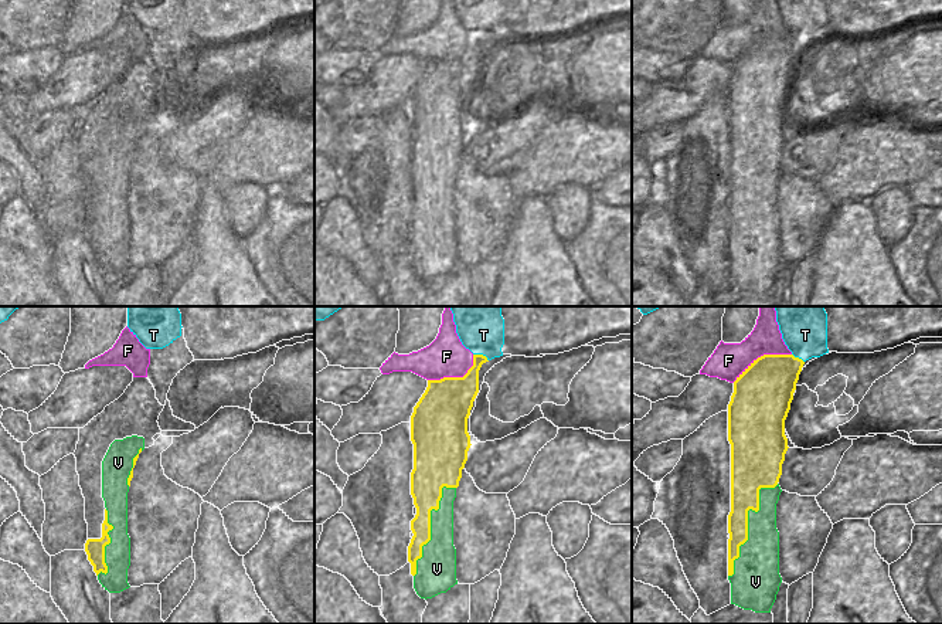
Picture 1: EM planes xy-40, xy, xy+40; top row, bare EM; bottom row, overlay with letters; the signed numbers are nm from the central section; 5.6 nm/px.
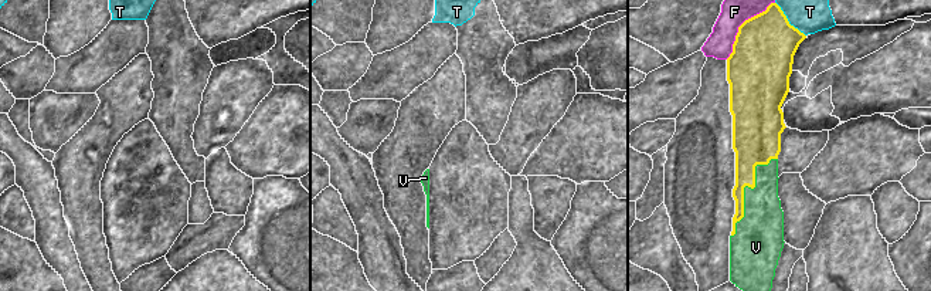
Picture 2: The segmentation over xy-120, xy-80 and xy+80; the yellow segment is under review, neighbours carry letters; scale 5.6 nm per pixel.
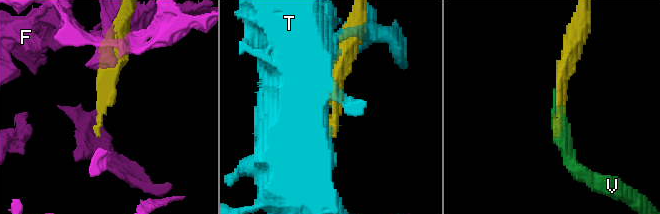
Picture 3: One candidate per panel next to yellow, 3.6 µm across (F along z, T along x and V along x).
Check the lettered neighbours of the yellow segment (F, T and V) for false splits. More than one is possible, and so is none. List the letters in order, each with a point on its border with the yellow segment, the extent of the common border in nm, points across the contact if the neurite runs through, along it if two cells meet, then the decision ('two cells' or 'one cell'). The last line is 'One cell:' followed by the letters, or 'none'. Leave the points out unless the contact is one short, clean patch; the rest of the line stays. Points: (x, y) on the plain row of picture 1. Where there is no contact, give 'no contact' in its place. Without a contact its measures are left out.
F: xy+40 (761, 38) | 380 nm | two cells
T: xy (482, 37) | 100 nm | two cells
V: xy+40 (747, 203) | 600 nm | one cell
One cell: V

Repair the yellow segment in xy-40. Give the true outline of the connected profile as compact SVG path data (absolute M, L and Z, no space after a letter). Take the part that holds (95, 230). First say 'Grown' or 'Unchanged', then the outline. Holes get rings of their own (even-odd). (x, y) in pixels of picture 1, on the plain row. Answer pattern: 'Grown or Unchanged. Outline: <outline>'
Grown. Outline: M144 121L115 122L102 143L102 180L105 203L102 220L88 221L85 234L99 265L109 275L129 271L130 220L127 217L127 174Z

